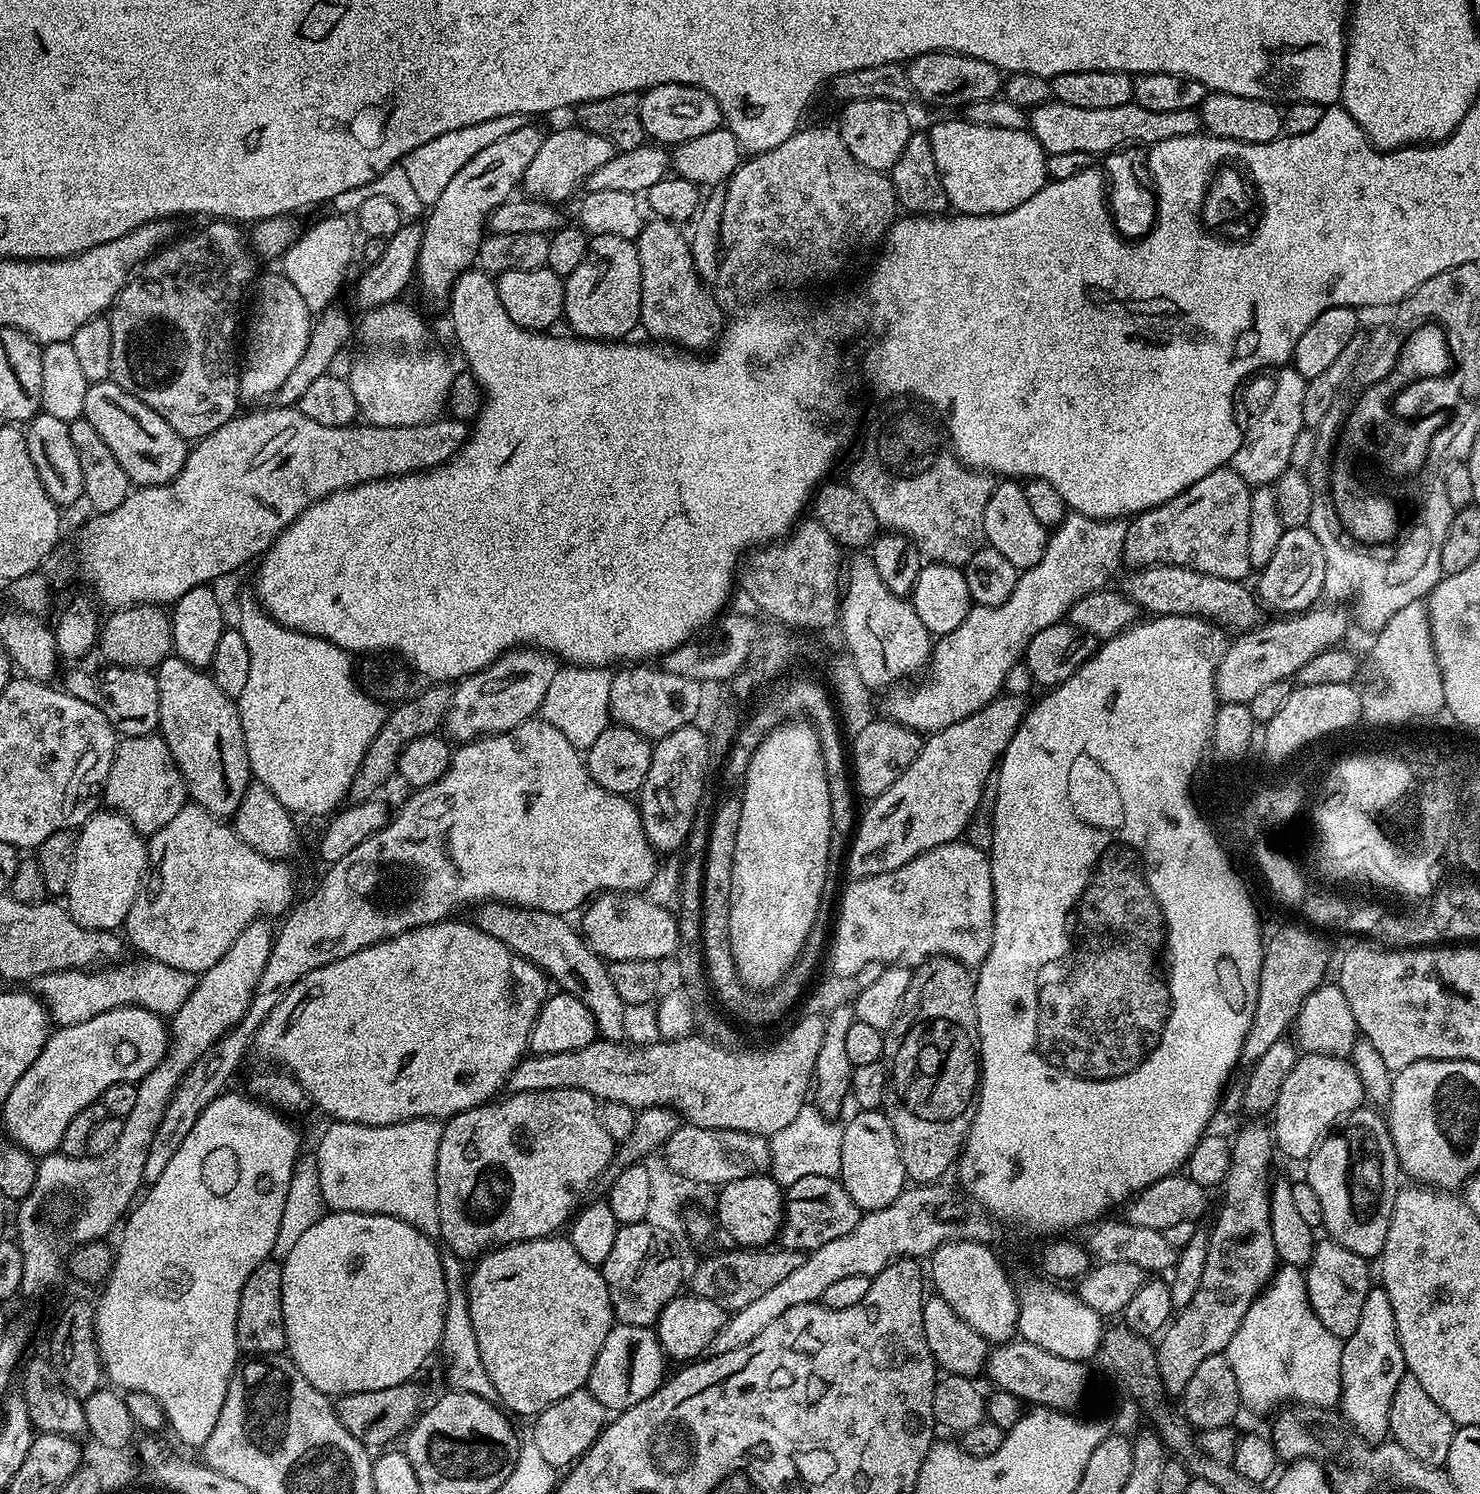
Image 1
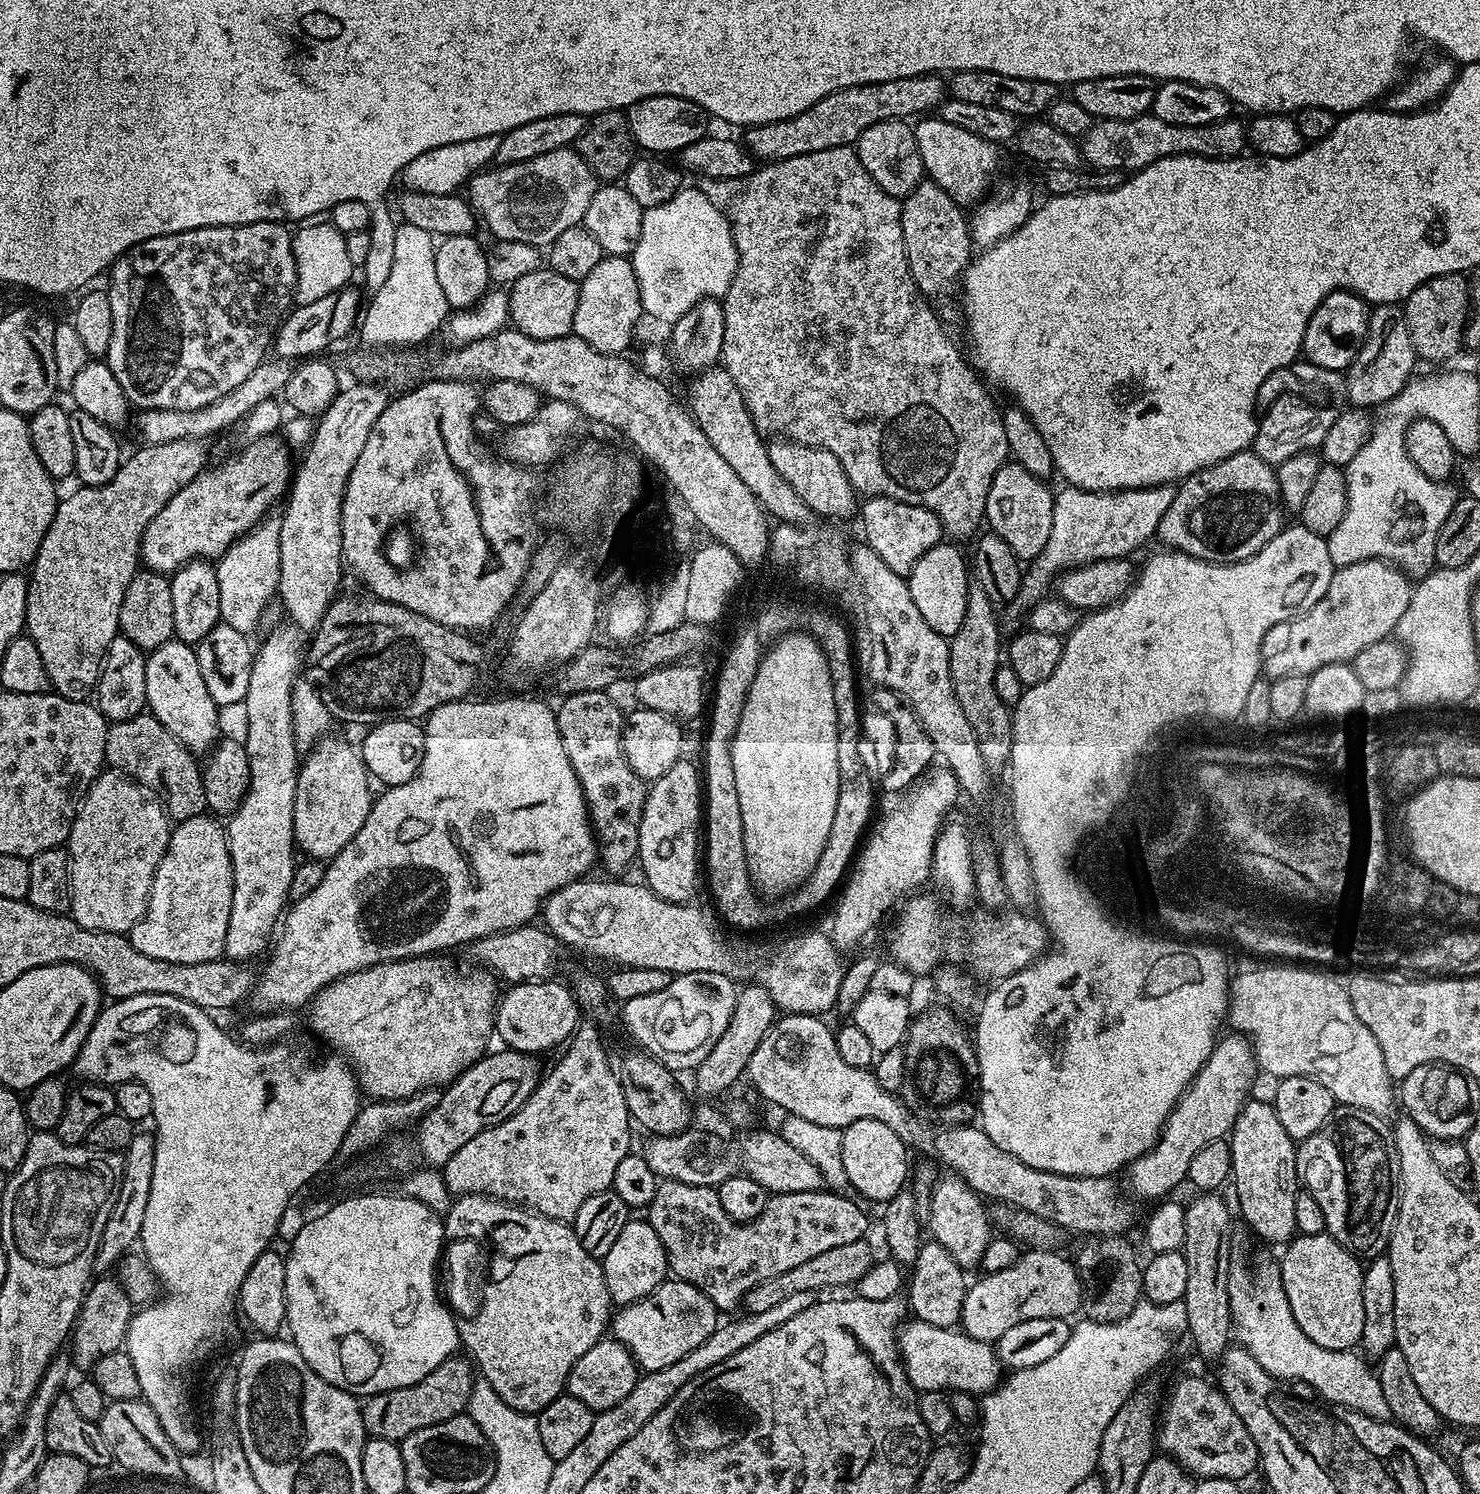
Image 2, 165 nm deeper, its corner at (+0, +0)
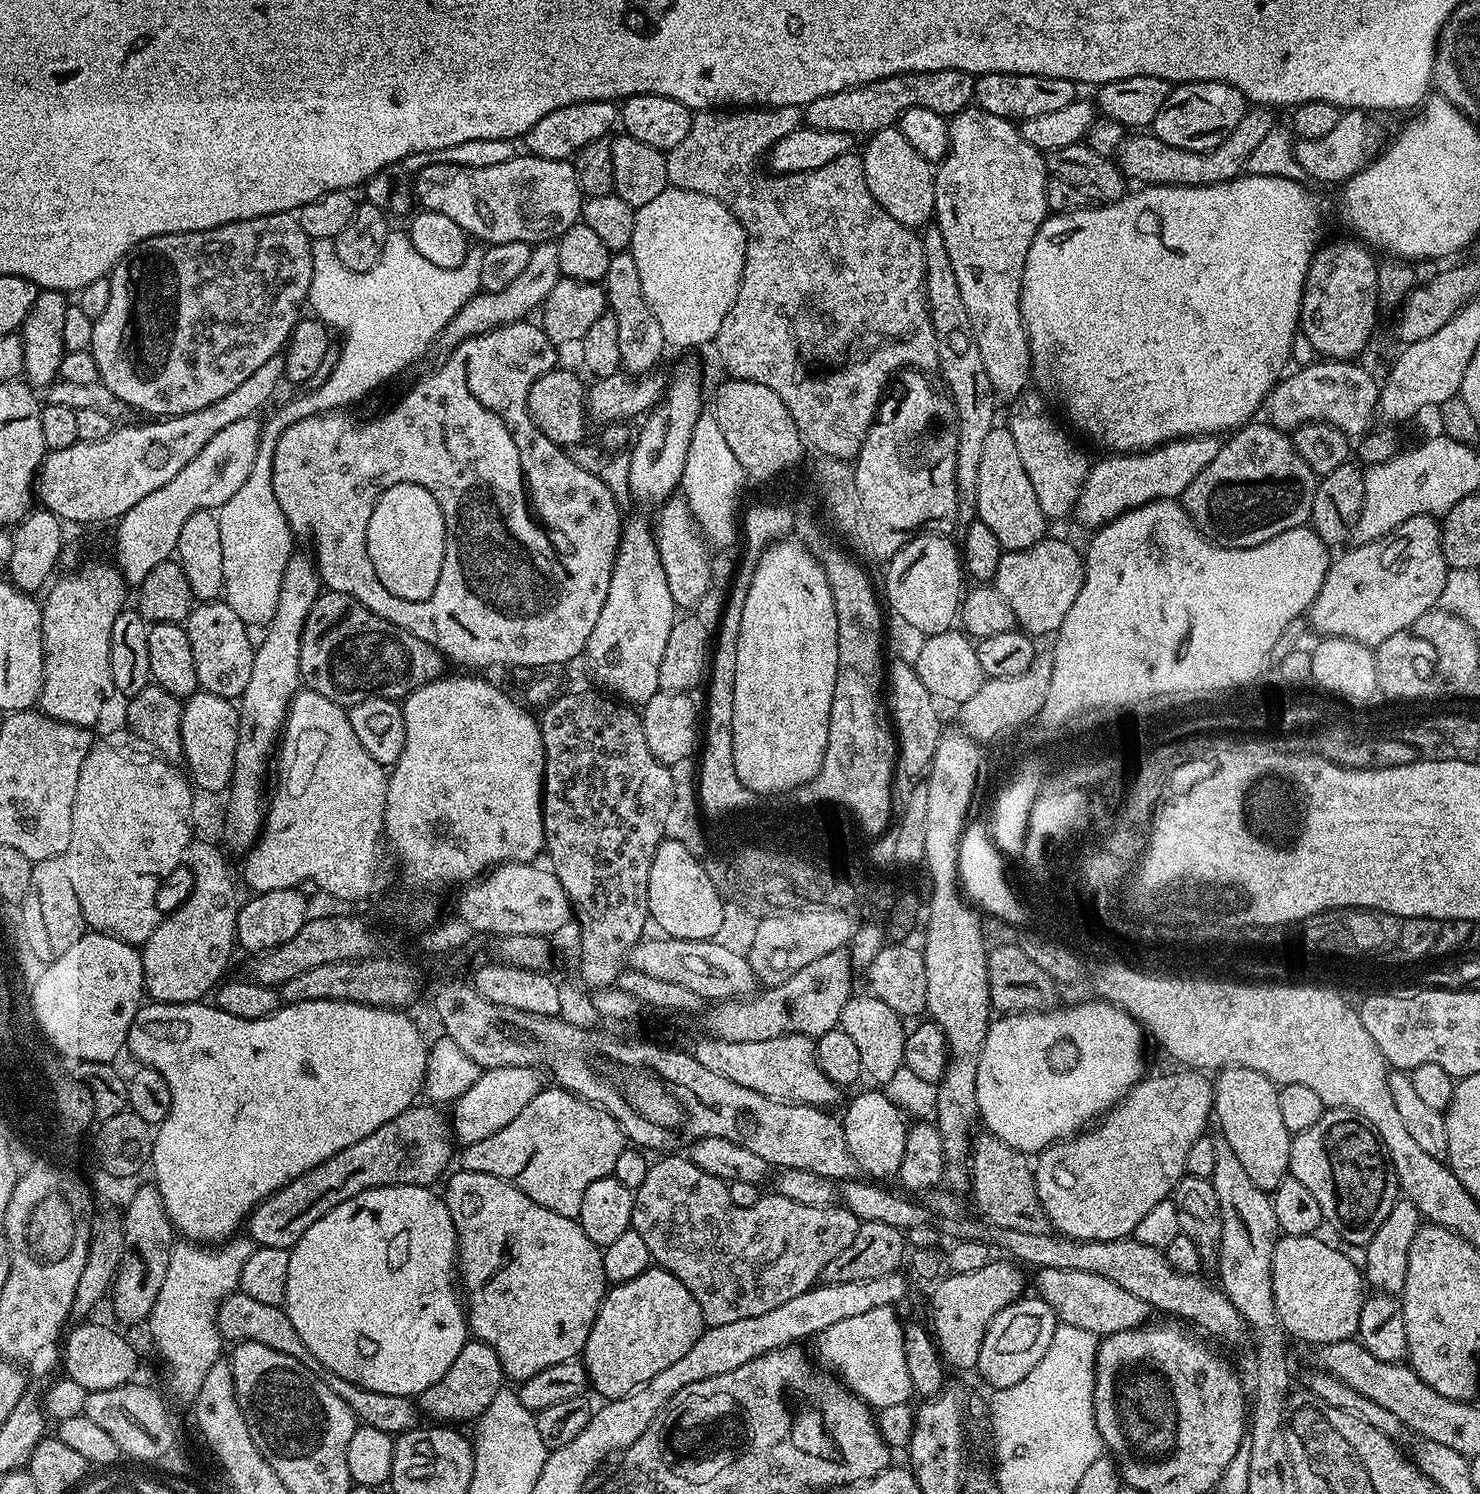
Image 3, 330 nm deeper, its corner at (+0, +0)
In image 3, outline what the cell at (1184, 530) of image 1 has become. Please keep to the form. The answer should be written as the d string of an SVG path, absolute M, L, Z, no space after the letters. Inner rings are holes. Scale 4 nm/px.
M1249 422L1233 431L1221 443L1218 454L1214 454L1214 462L1210 462L1210 466L1206 466L1206 470L1202 470L1190 486L1186 486L1182 497L1186 514L1190 514L1194 526L1206 539L1221 548L1253 548L1262 542L1270 542L1270 538L1286 530L1305 527L1312 519L1318 483L1314 470L1310 470L1310 466L1306 466L1306 458L1294 450L1289 433L1279 432L1267 422L1256 423Z

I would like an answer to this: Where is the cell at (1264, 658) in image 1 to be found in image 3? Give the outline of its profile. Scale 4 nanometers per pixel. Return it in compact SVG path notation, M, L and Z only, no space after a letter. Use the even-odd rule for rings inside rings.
M1415 516L1402 522L1392 532L1380 536L1368 544L1349 547L1340 557L1333 559L1320 593L1314 598L1310 609L1310 628L1321 637L1345 636L1359 644L1375 646L1381 644L1390 634L1406 630L1422 614L1433 611L1439 605L1440 595L1449 572L1448 563L1442 554L1440 524L1435 516Z

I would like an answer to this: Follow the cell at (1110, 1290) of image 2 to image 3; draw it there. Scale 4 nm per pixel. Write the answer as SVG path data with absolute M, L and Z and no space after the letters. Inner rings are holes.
M984 1130L981 1131L981 1136L978 1135L972 1141L972 1150L970 1153L970 1197L976 1203L976 1208L981 1217L987 1223L991 1224L994 1228L1005 1228L1006 1230L1022 1230L1023 1232L1029 1232L1030 1234L1042 1234L1043 1232L1049 1231L1050 1225L1048 1222L1048 1215L1046 1210L1042 1210L1042 1202L1038 1198L1038 1190L1036 1189L1036 1173L1033 1165L1030 1163L1029 1157L1025 1153L1020 1152L1017 1148L1012 1148L1006 1142L1002 1142L996 1136L993 1136L991 1132Z

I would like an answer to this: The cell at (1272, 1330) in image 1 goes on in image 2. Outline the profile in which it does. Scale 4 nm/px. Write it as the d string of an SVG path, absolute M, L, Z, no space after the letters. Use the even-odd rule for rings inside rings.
M1240 1250L1233 1251L1228 1293L1230 1294L1230 1310L1232 1311L1235 1339L1238 1341L1239 1347L1246 1349L1258 1362L1258 1366L1262 1366L1264 1372L1269 1372L1278 1380L1309 1384L1315 1390L1317 1397L1328 1401L1329 1404L1337 1404L1343 1408L1361 1412L1364 1416L1375 1420L1392 1420L1390 1402L1386 1402L1376 1373L1371 1367L1368 1369L1367 1362L1369 1363L1369 1361L1363 1355L1355 1356L1357 1353L1352 1350L1347 1352L1326 1350L1322 1346L1318 1346L1318 1342L1310 1342L1310 1338L1306 1338L1306 1334L1302 1334L1302 1326L1298 1326L1298 1322L1294 1322L1294 1310L1290 1310L1286 1290L1280 1281L1279 1267L1273 1261L1271 1264L1268 1260L1260 1260L1253 1268L1248 1268L1248 1260L1240 1253Z

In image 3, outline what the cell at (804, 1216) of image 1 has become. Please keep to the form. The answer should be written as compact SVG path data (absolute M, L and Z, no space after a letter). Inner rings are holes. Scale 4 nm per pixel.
M664 1154L661 1156L664 1156L661 1160L653 1159L649 1163L648 1173L642 1181L642 1186L634 1189L631 1228L638 1234L642 1234L642 1242L646 1242L646 1250L650 1250L653 1261L670 1274L674 1274L674 1278L678 1278L682 1282L682 1286L686 1286L686 1290L690 1290L690 1294L694 1294L707 1327L726 1326L726 1322L739 1322L742 1318L758 1318L758 1314L766 1314L769 1310L778 1310L778 1306L782 1306L782 1302L790 1302L790 1298L815 1288L823 1277L826 1266L830 1266L830 1262L834 1262L834 1258L838 1258L838 1254L842 1254L842 1250L846 1250L846 1246L850 1246L850 1242L854 1242L854 1234L858 1234L860 1229L862 1221L850 1209L843 1206L827 1208L802 1206L802 1202L794 1202L790 1198L782 1198L775 1194L761 1195L760 1200L754 1202L754 1206L734 1206L730 1202L728 1184L725 1181L714 1178L714 1174L706 1174L706 1170L702 1170L693 1160L688 1159L687 1155Z

